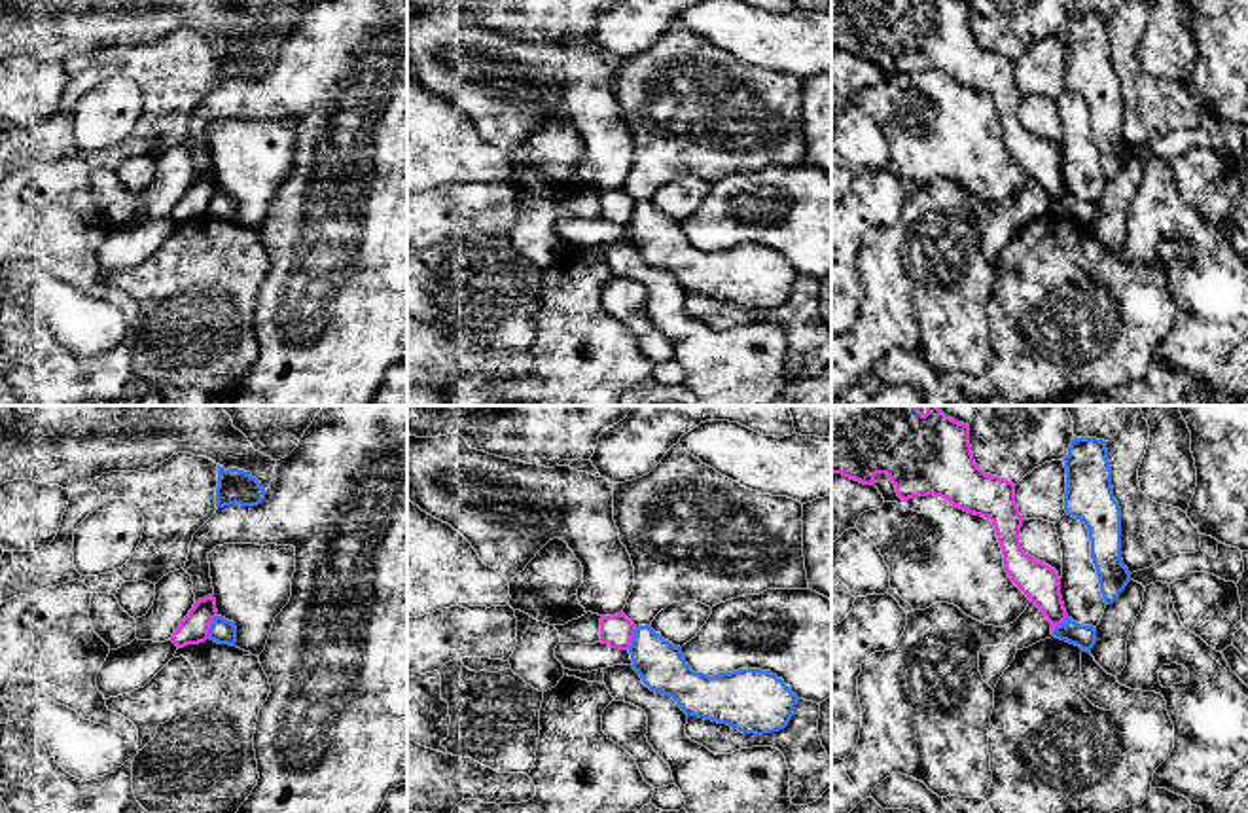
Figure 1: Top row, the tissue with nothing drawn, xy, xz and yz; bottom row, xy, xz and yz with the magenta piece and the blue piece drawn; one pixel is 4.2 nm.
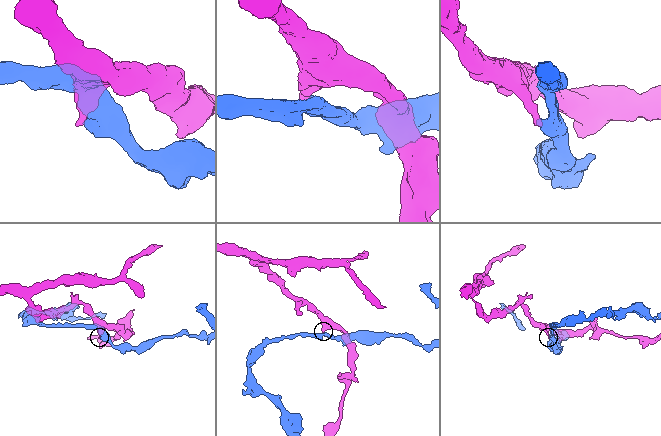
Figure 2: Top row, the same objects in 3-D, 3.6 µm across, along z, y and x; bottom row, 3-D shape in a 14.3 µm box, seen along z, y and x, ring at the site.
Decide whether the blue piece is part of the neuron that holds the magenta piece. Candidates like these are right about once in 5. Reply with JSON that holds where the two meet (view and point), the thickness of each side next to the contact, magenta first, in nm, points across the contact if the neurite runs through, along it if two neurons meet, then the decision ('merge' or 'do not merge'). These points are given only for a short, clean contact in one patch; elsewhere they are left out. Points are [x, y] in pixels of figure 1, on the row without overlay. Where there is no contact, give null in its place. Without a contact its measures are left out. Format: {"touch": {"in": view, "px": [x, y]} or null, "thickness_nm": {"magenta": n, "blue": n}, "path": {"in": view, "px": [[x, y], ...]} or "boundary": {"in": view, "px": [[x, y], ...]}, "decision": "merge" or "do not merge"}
{"touch": {"in": "xy", "px": [209, 201]}, "thickness_nm": {"magenta": 120, "blue": 110}, "boundary": {"in": "xy", "px": [[216, 190], [207, 213]]}, "decision": "do not merge"}

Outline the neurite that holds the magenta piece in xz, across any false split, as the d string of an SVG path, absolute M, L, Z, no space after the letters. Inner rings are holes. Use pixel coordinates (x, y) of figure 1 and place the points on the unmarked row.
M623 190L600 193L600 218L610 224L627 226L634 212L636 201Z

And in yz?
M831 0L831 49L864 61L886 49L903 78L934 70L990 95L1007 152L1043 188L1051 210L1068 193L1059 148L1021 123L1015 61L975 40L968 0Z

